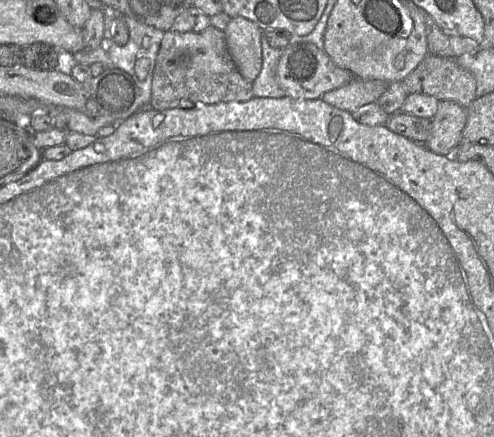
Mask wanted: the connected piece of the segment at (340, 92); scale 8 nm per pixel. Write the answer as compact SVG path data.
M353 78L348 84L324 93L321 99L331 106L351 113L365 104L377 101L389 84Z

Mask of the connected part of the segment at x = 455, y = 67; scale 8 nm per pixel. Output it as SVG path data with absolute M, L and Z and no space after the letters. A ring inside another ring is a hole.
M428 54L422 62L401 81L407 94L421 93L439 101L453 101L467 108L476 98L476 81L470 71L460 66L454 58Z

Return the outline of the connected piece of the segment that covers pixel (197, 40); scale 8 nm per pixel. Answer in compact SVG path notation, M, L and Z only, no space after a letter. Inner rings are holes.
M209 26L199 33L165 32L153 71L149 108L192 108L198 104L245 102L253 97L252 83L243 78L234 64L224 31Z

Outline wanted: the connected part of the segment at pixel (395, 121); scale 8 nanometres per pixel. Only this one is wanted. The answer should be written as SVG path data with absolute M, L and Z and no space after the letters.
M399 111L389 115L384 126L413 142L425 143L430 135L432 122L431 119Z

